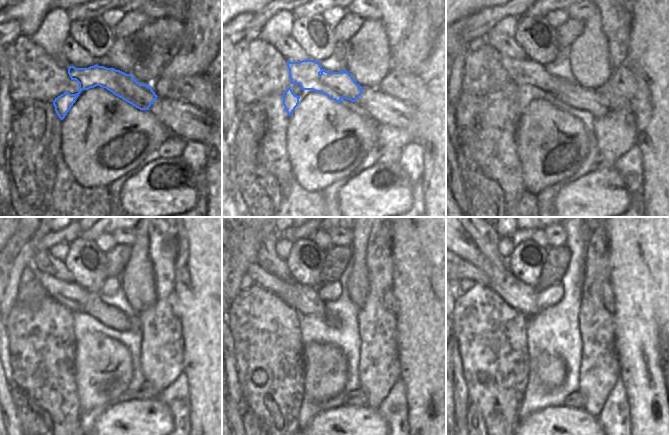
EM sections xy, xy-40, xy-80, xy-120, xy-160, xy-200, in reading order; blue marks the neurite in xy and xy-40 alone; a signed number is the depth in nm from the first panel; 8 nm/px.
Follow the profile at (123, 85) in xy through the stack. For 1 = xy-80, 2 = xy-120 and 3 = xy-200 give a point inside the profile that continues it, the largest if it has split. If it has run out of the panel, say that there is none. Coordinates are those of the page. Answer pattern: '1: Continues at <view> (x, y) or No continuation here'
1: Continues at xy-80 (522, 72)
2: Continues at xy-120 (70, 294)
3: Continues at xy-200 (466, 270)

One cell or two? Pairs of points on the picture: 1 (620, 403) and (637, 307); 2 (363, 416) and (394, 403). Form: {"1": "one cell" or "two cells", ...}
{"1": "two cells", "2": "two cells"}

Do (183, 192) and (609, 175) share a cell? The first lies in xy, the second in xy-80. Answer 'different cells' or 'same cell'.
same cell

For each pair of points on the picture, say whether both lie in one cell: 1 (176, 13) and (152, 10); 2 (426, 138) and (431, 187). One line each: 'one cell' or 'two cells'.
1: one cell
2: one cell

